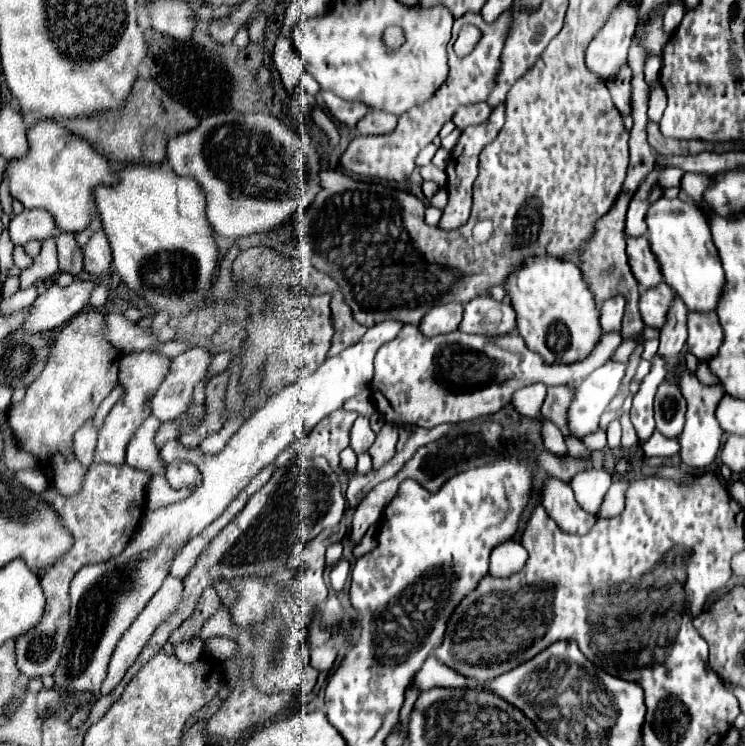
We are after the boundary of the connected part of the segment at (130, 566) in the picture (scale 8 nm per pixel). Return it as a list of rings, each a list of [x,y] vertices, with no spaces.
[[[384,320],[362,336],[362,340],[342,354],[326,360],[314,374],[282,388],[268,402],[252,414],[252,418],[230,438],[226,448],[216,456],[202,456],[198,448],[184,450],[178,440],[166,442],[160,448],[164,460],[188,460],[202,472],[202,486],[192,492],[186,500],[176,504],[146,510],[140,528],[128,542],[126,550],[106,562],[84,566],[70,584],[70,634],[62,648],[62,660],[54,672],[56,686],[64,692],[90,690],[94,700],[100,698],[100,686],[108,672],[110,656],[118,644],[118,638],[130,628],[136,616],[144,610],[148,600],[162,586],[164,578],[170,574],[172,560],[186,546],[186,542],[198,536],[206,526],[210,526],[228,504],[248,486],[248,482],[276,456],[290,446],[294,440],[306,436],[322,418],[342,408],[342,404],[356,396],[362,388],[372,382],[374,356],[380,346],[396,338],[400,332],[400,322]]]

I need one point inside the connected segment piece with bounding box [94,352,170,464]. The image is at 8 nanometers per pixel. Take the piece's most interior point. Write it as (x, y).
(141, 373)

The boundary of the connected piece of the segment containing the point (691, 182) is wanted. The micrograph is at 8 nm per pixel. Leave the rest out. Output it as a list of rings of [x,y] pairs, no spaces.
[[[684,174],[682,178],[682,188],[690,194],[690,198],[694,200],[694,204],[700,206],[700,198],[704,198],[704,190],[708,190],[708,186],[712,186],[714,178],[706,176],[706,174]]]

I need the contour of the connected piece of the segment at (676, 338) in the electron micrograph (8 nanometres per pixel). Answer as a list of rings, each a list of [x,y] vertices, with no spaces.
[[[676,296],[674,302],[672,302],[672,308],[668,312],[668,320],[662,326],[662,330],[660,330],[658,356],[666,360],[668,374],[674,372],[676,362],[680,358],[680,350],[686,344],[686,312],[688,312],[688,308]]]

